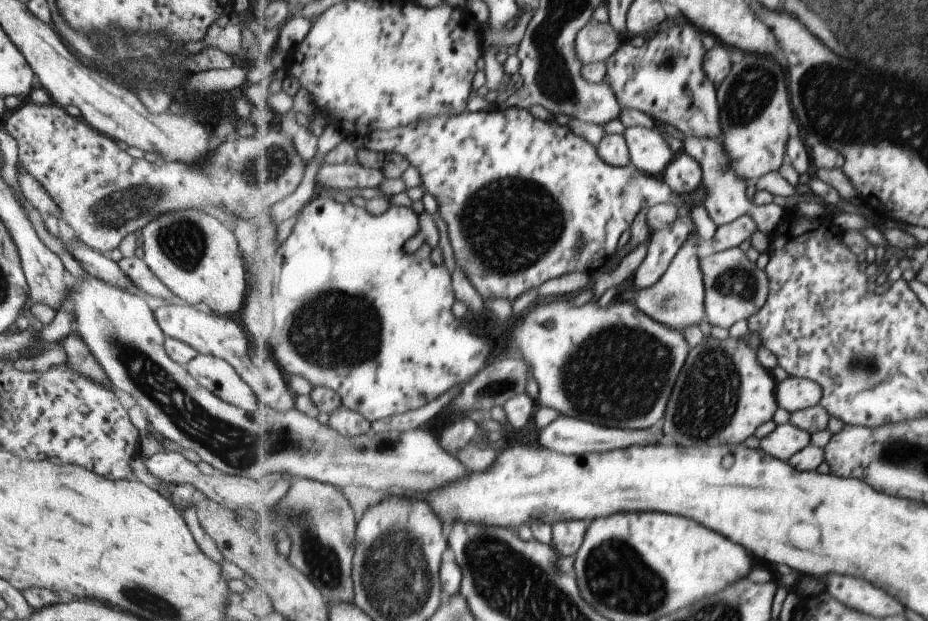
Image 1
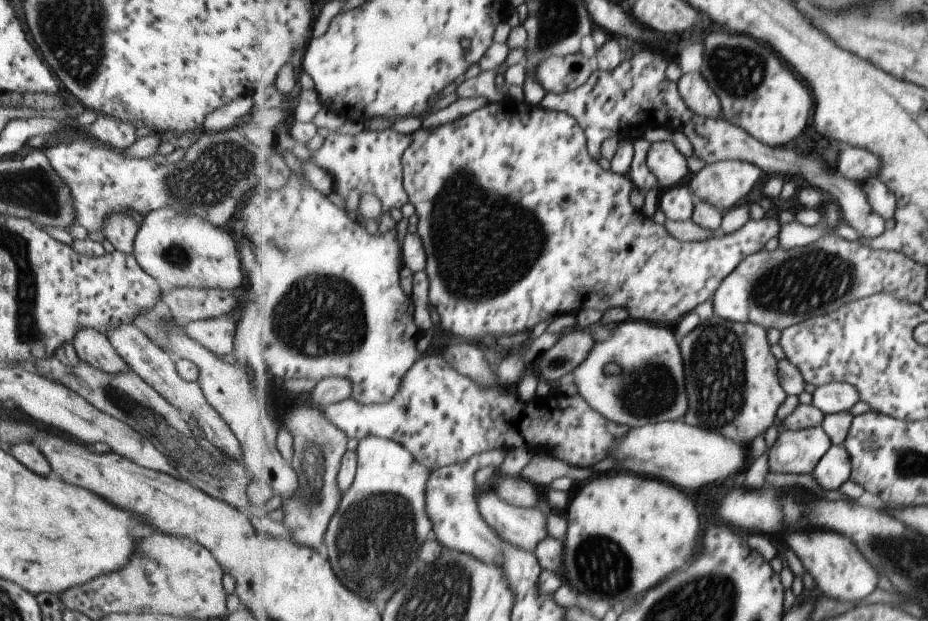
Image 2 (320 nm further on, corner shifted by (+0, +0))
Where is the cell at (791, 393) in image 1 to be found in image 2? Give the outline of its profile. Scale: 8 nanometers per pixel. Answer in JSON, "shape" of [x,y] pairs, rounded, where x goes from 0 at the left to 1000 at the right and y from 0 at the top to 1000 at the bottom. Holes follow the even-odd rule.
{"shape":[[[904,614],[880,622],[875,634],[874,652],[890,668],[913,663],[929,644],[926,626],[920,618]]]}

